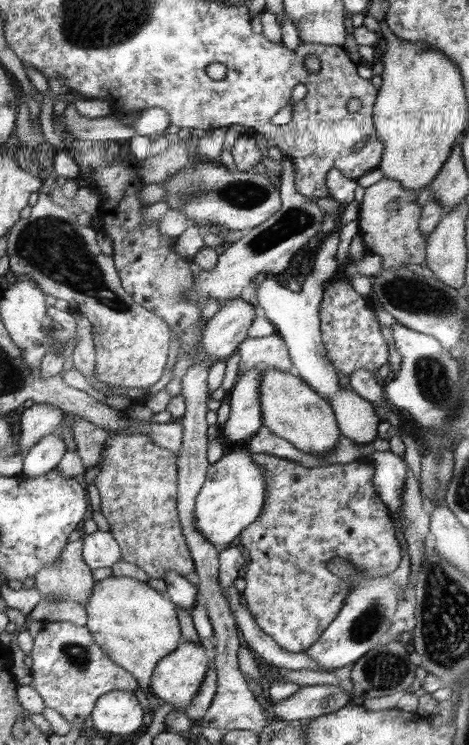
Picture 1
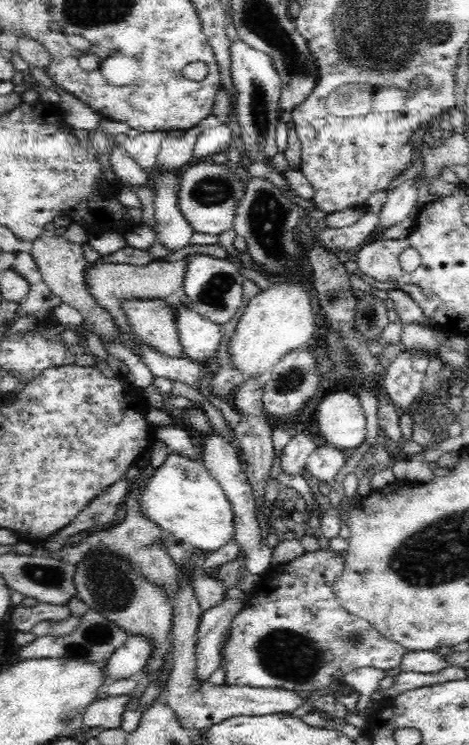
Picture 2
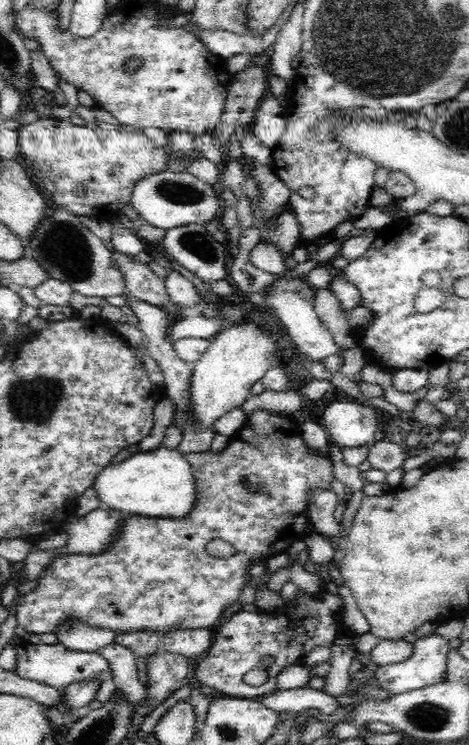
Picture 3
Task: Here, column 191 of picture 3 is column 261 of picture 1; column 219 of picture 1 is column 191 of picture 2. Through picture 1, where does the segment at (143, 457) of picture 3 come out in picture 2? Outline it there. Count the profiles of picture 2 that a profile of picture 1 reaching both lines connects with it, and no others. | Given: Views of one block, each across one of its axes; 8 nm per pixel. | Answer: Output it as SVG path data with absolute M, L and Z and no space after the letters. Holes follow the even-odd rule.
M170 452L162 466L146 480L140 503L142 513L150 521L173 535L176 542L186 549L195 550L201 555L219 550L234 536L234 513L230 500L201 459L192 460Z

